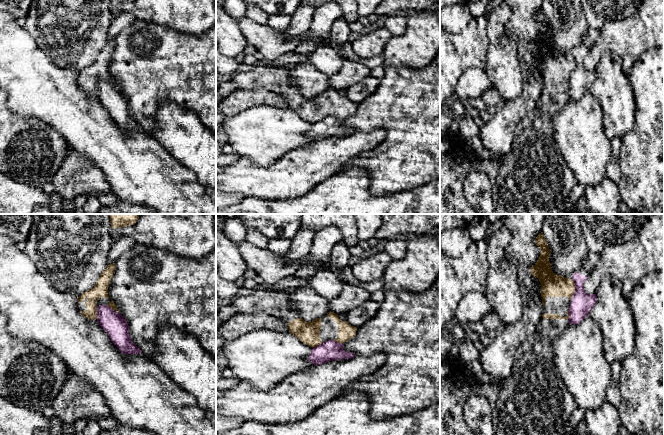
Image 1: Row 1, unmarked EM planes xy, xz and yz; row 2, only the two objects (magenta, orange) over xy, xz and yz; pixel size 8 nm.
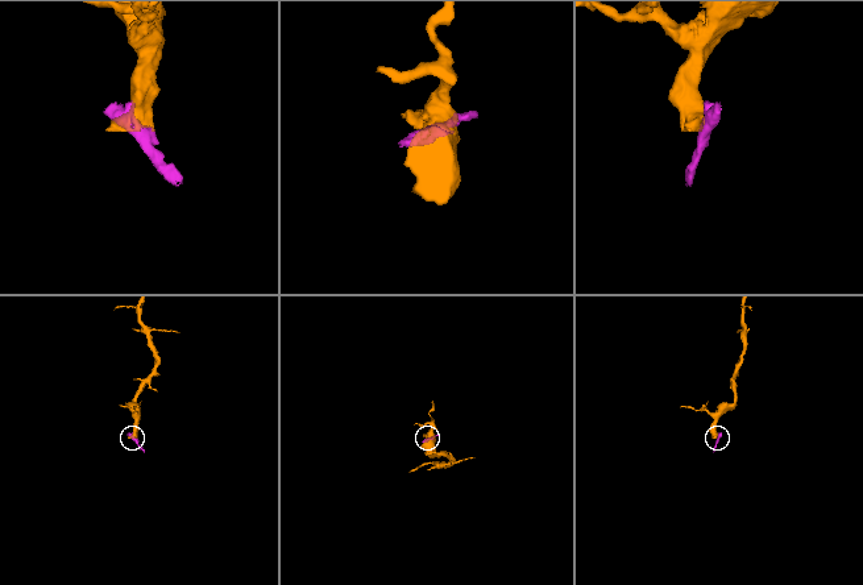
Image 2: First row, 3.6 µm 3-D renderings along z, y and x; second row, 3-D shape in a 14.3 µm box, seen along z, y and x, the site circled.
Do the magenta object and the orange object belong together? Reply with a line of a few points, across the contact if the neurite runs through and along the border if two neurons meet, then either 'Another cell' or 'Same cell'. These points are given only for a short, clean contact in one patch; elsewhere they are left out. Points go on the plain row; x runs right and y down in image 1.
Line: yz (572, 54), (575, 60), (575, 68), (570, 77). Another cell

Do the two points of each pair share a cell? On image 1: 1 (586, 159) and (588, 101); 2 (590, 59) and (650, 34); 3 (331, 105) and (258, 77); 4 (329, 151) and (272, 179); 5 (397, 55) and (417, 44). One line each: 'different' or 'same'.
1: same
2: same
3: same
4: same
5: same

